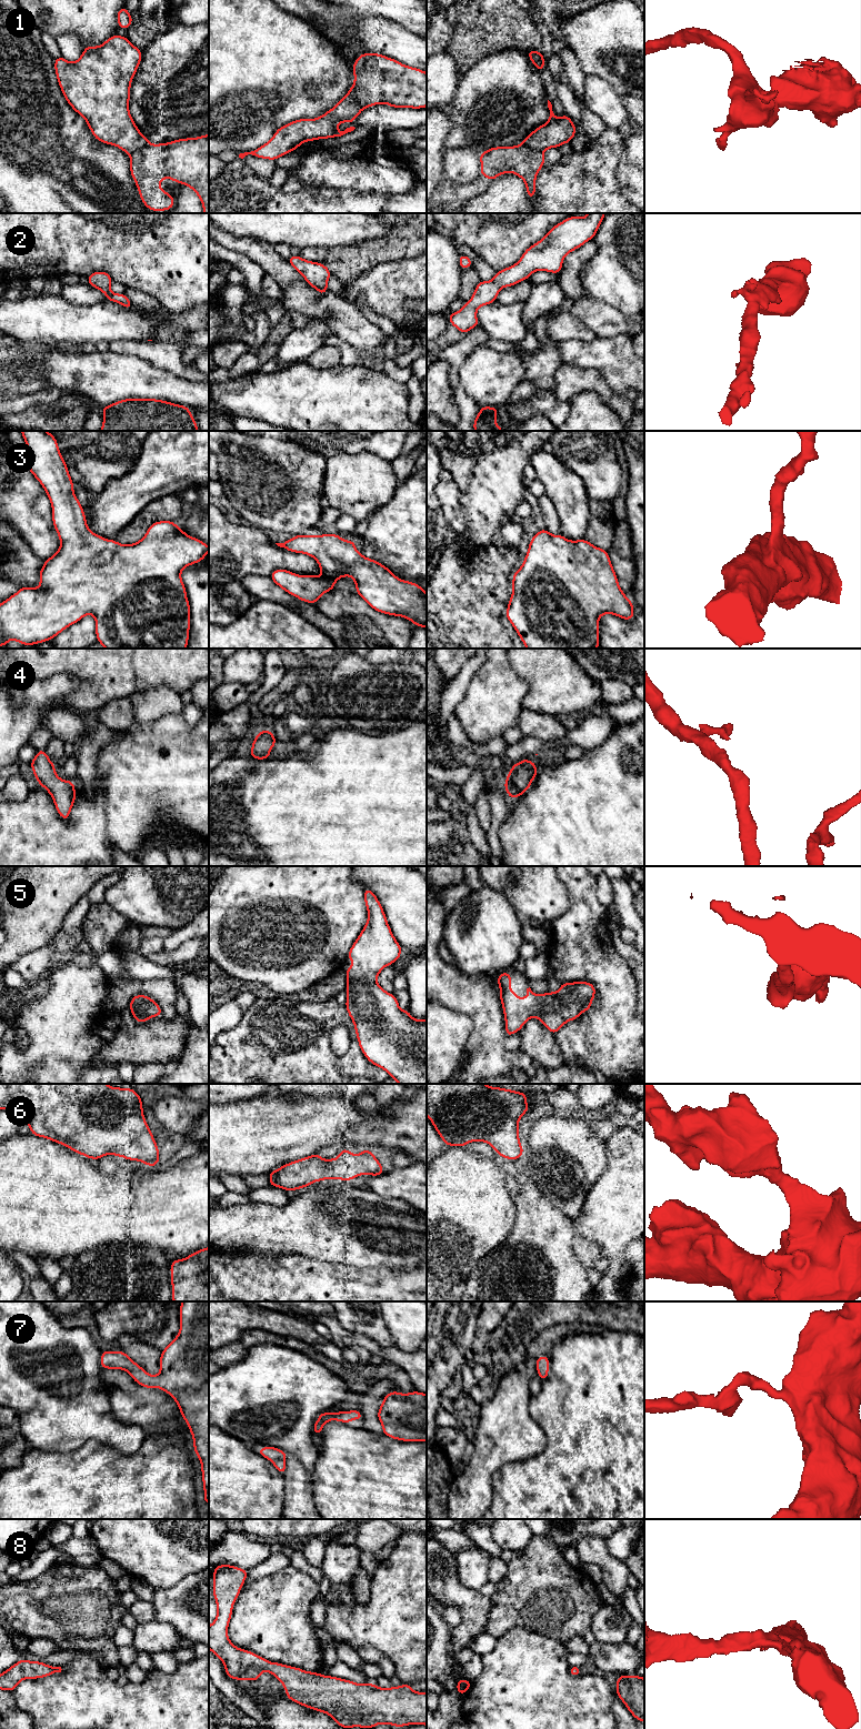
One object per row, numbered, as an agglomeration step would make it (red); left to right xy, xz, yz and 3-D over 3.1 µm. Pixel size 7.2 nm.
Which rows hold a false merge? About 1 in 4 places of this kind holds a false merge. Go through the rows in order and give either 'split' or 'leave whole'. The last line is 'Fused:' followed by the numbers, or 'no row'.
1: split
2: leave whole
3: leave whole
4: leave whole
5: leave whole
6: leave whole
7: leave whole
8: leave whole
Fused: 1

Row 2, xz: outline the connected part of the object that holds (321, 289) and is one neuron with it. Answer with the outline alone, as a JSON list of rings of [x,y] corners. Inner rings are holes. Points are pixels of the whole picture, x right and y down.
[[[292,255],[288,262],[320,294],[328,291],[328,280],[332,273],[324,264],[304,260],[300,255]]]

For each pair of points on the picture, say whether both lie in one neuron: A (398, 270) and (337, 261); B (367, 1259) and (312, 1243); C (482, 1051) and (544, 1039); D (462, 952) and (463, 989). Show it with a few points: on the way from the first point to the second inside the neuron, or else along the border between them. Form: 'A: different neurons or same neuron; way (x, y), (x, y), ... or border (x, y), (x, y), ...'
A: different neurons; border (399, 260), (377, 263), (351, 281)
B: same neuron; way (353, 1246), (348, 1240), (326, 1242)
C: different neurons; border (519, 1049), (532, 1061)
D: different neurons; border (453, 964), (468, 975), (490, 974)

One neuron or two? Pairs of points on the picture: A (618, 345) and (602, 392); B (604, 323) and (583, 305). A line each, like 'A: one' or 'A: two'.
A: two
B: one

